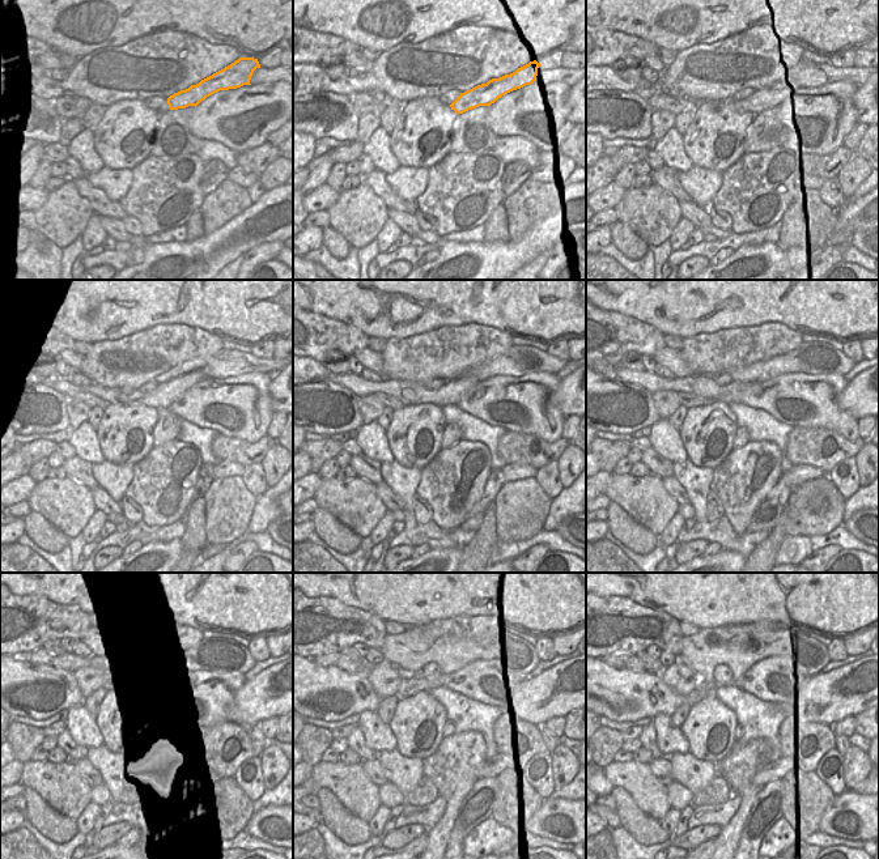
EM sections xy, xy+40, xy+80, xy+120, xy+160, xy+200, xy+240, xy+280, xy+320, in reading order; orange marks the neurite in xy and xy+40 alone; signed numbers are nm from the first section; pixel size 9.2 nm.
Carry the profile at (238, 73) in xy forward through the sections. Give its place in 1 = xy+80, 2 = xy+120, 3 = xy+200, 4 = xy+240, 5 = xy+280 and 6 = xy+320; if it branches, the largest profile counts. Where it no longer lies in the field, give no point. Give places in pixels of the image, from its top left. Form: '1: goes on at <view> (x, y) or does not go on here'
1: goes on at xy+80 (769, 97)
2: goes on at xy+120 (173, 390)
3: goes on at xy+200 (705, 386)
4: goes on at xy+240 (39, 658)
5: goes on at xy+280 (335, 659)
6: goes on at xy+320 (628, 660)

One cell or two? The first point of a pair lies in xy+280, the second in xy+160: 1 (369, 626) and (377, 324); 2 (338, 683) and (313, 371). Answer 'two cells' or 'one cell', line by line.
1: two cells
2: two cells

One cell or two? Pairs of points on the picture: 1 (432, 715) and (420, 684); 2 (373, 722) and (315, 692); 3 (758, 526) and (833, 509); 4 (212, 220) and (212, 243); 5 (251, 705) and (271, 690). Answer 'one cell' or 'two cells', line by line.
1: two cells
2: two cells
3: two cells
4: two cells
5: one cell

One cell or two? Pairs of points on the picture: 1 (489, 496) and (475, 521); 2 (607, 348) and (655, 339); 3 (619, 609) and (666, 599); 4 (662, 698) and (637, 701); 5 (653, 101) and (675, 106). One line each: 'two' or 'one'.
1: one
2: one
3: two
4: one
5: one

